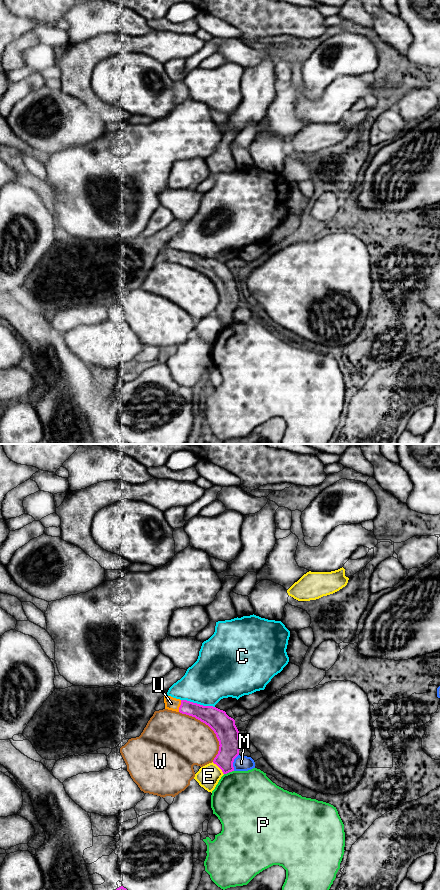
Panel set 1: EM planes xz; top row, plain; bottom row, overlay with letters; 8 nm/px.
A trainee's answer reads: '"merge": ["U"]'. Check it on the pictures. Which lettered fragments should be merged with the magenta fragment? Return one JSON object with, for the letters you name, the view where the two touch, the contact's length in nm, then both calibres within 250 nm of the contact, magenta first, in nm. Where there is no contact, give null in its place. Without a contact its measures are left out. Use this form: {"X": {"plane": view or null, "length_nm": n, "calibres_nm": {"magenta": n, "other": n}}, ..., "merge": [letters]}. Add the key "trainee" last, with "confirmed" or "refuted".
{"U": {"plane": "xz", "length_nm": 100, "calibres_nm": {"magenta": 150, "other": 100}}, "merge": ["U"], "trainee": "confirmed"}

